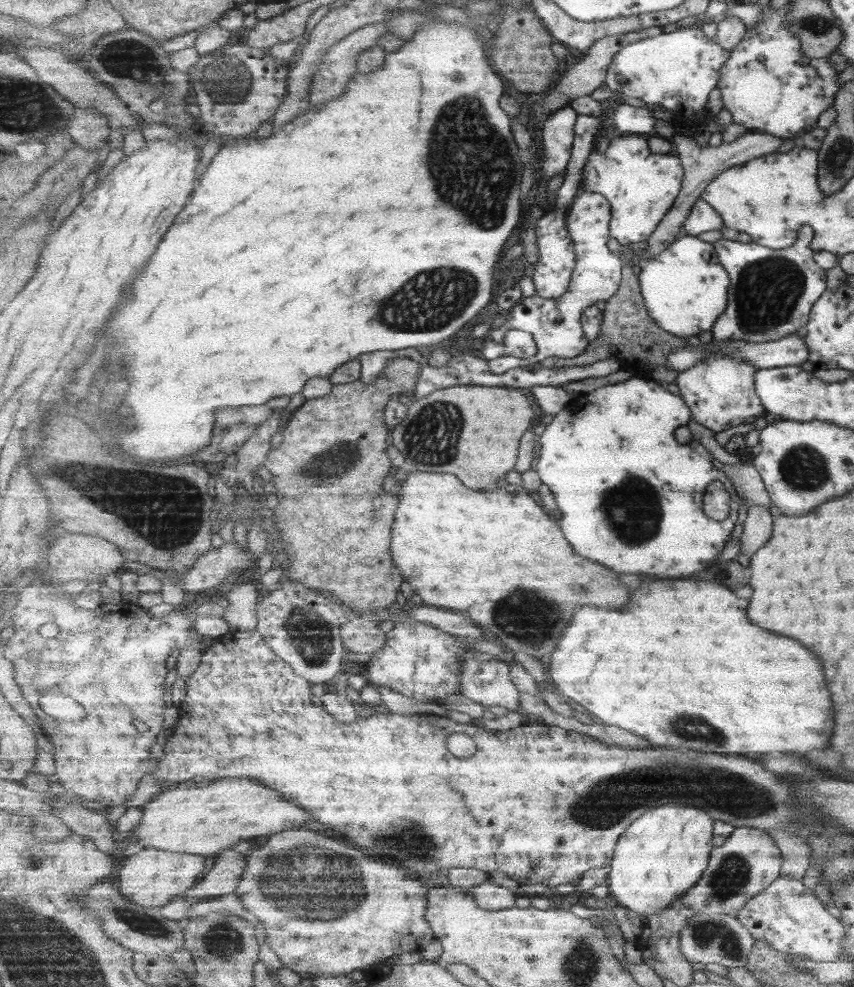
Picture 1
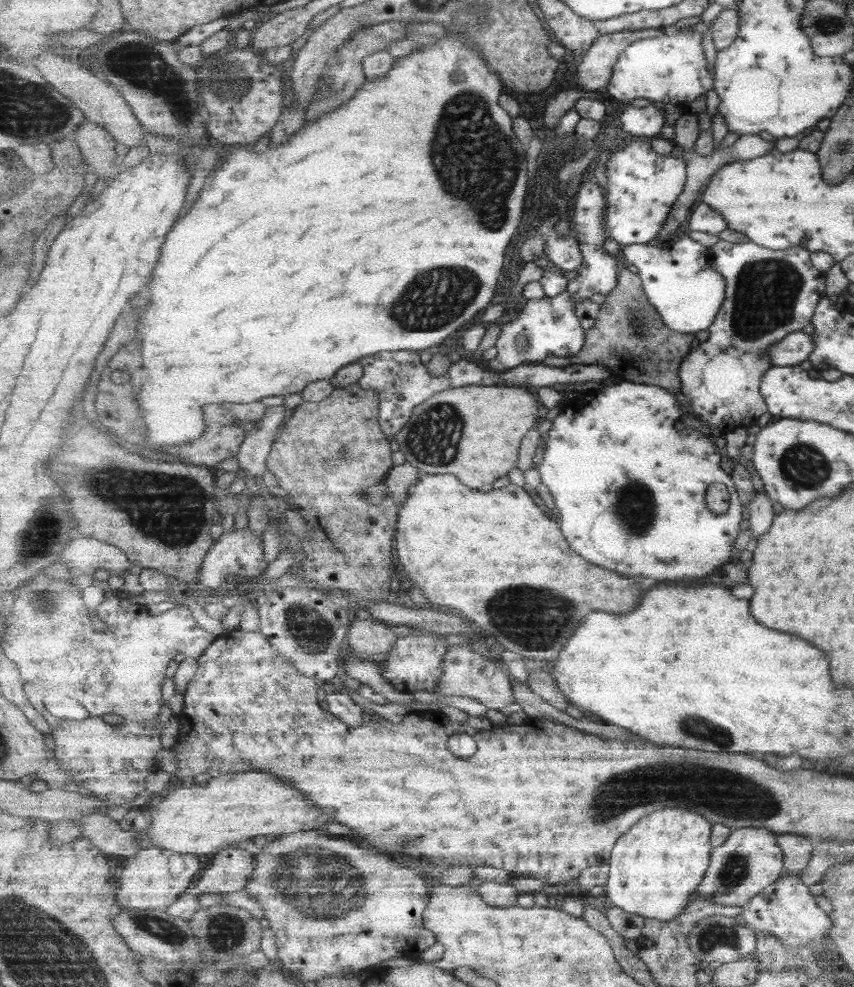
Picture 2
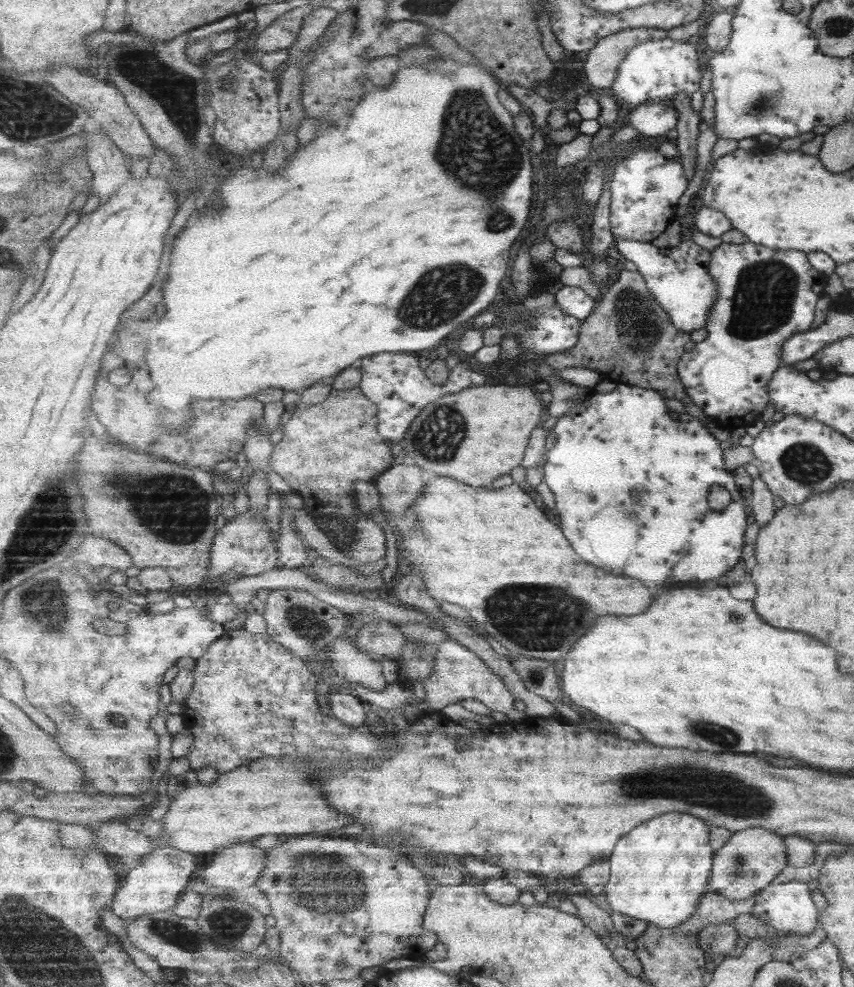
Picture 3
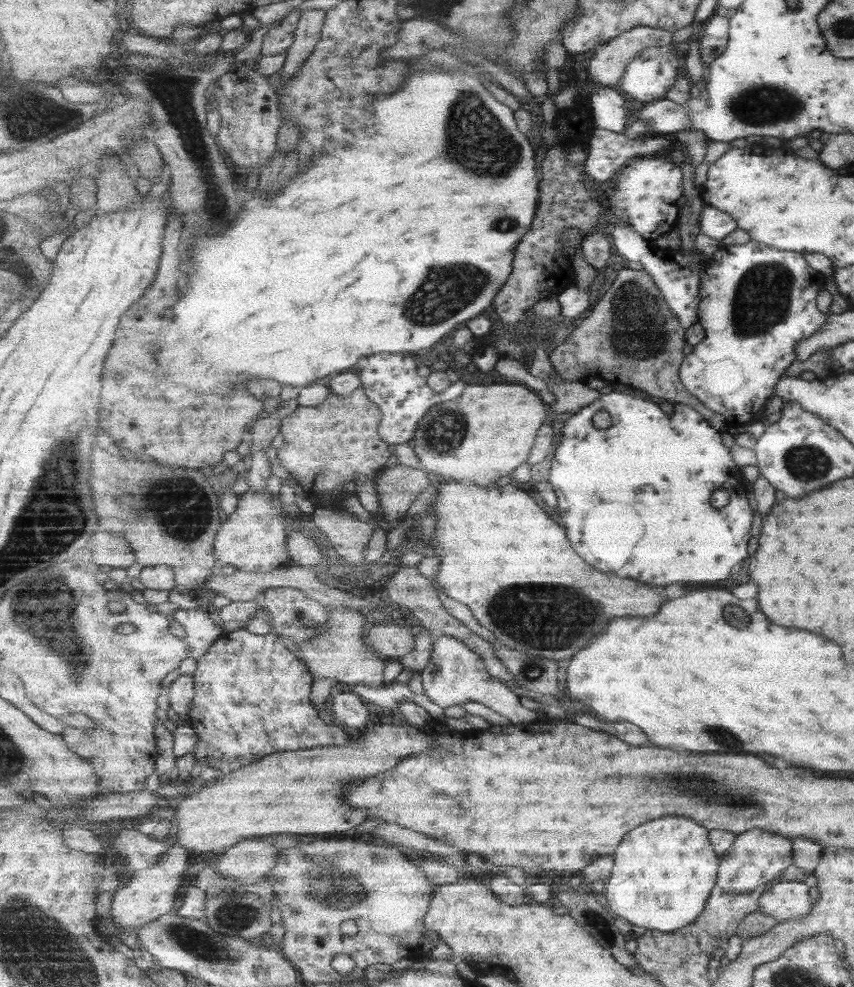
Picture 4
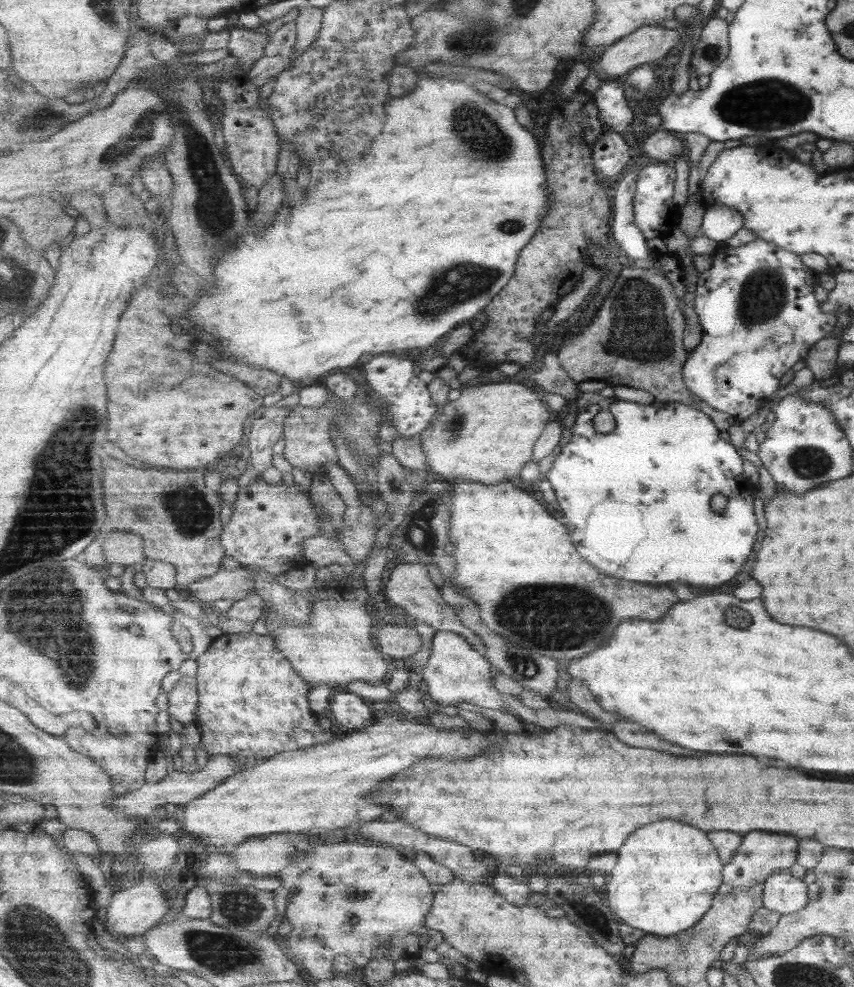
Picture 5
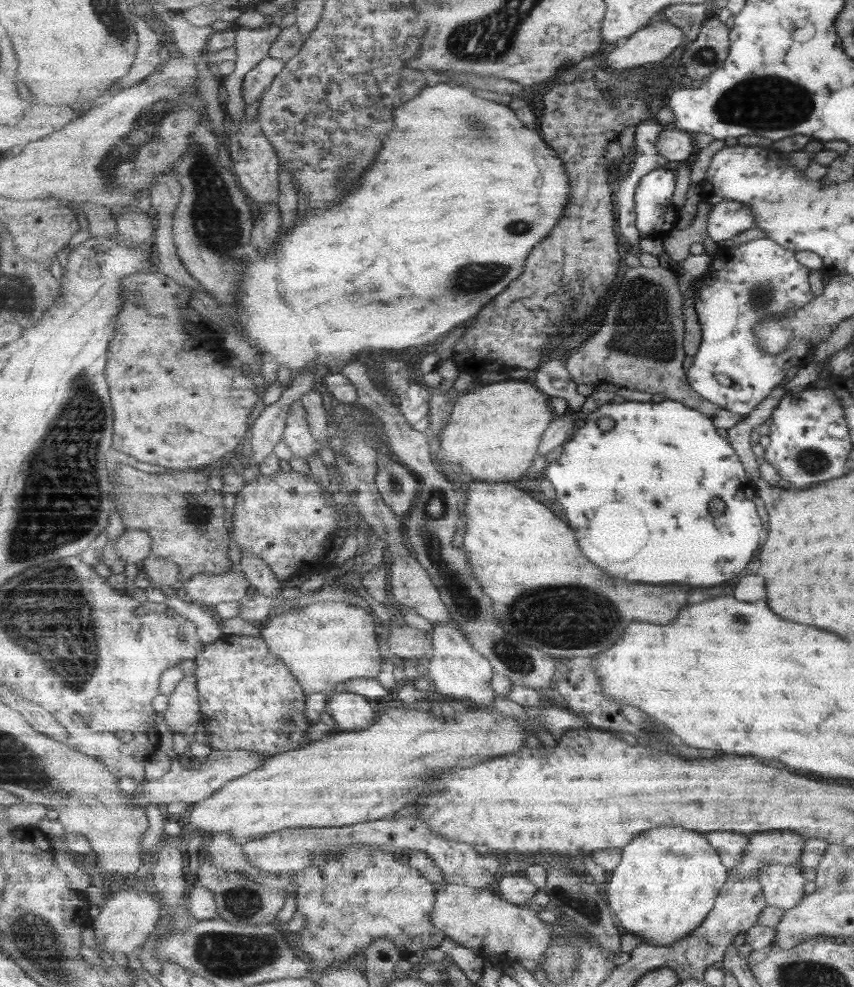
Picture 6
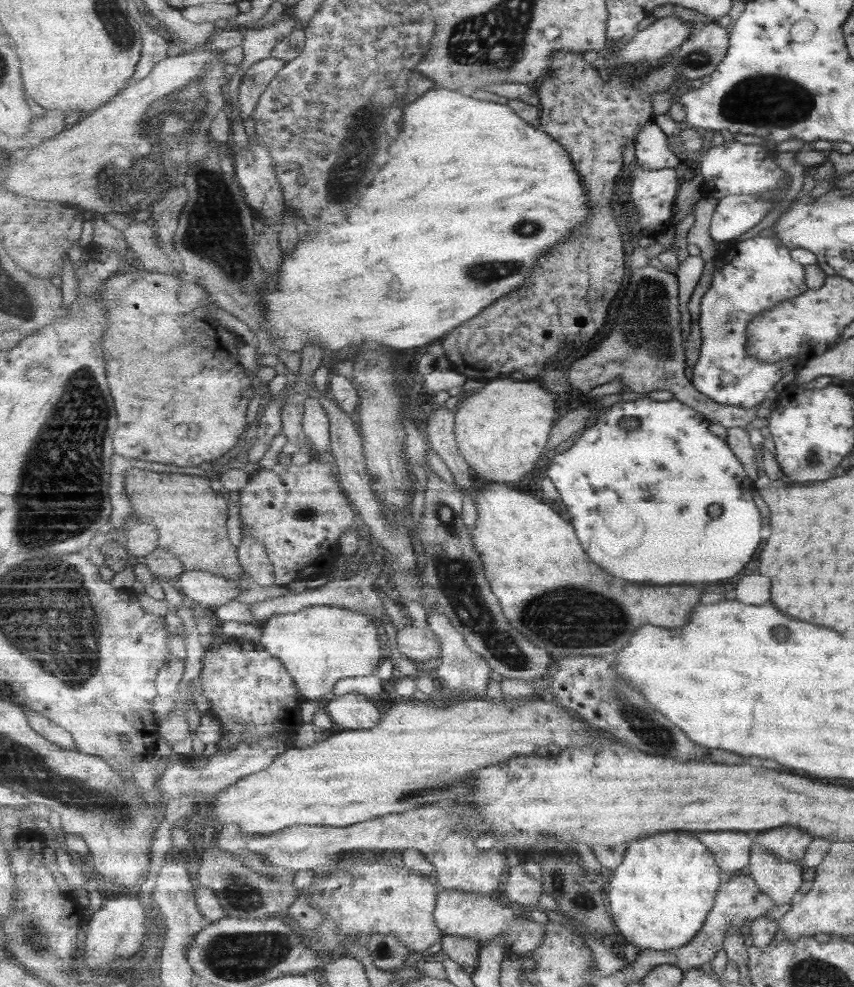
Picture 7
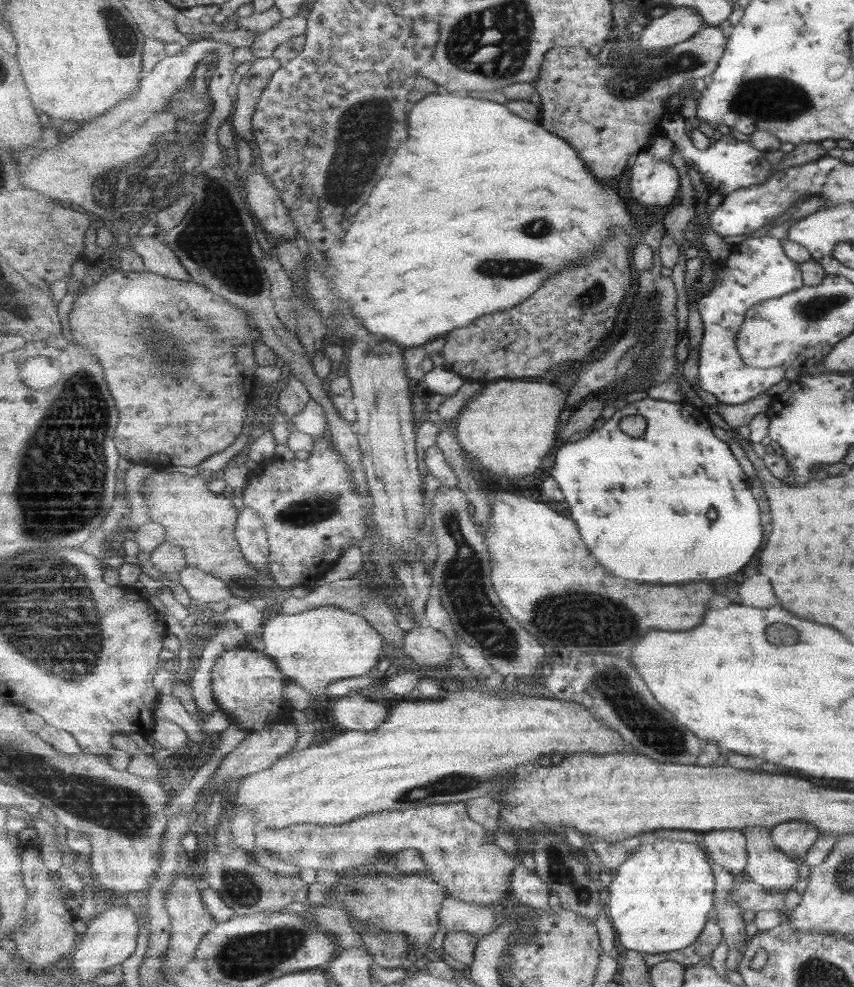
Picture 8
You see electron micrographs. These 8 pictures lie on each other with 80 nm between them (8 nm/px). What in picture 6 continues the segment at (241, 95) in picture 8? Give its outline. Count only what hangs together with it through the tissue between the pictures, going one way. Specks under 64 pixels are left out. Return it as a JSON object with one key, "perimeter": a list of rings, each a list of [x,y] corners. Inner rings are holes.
{"perimeter":[[[267,56],[265,60],[246,73],[242,86],[242,98],[245,100],[245,105],[255,104],[275,82],[276,76],[285,65],[286,62],[283,60]]]}

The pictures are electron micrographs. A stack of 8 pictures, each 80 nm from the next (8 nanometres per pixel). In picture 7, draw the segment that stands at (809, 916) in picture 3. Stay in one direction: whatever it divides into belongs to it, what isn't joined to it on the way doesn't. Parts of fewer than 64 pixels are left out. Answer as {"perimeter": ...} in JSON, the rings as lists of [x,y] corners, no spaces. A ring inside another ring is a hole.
{"perimeter":[[[754,838],[753,848],[751,848],[751,860],[748,866],[750,875],[753,877],[757,888],[759,888],[765,896],[768,896],[775,905],[791,906],[794,902],[793,896],[795,896],[795,892],[797,892],[797,888],[799,888],[799,885],[801,884],[801,872],[799,872],[799,868],[797,868],[797,866],[791,866],[791,863],[789,862],[781,862],[781,859],[771,856],[771,854],[765,852],[759,845],[759,843],[755,843]]]}

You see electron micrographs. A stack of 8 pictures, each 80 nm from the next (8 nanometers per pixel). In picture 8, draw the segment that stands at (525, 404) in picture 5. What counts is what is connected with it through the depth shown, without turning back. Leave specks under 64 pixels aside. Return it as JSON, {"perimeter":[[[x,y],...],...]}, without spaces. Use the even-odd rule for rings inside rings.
{"perimeter":[[[499,379],[488,383],[480,392],[468,400],[457,414],[458,438],[464,450],[475,457],[482,467],[490,470],[504,484],[517,476],[533,474],[558,437],[561,428],[559,418],[567,404],[567,389],[551,383],[531,382],[524,379]]]}

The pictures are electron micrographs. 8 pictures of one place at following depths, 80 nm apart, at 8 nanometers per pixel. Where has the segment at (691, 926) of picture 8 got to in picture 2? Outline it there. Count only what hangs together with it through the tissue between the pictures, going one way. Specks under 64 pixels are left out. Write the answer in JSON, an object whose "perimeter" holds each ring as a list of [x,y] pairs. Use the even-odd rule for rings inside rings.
{"perimeter":[[[665,808],[641,820],[615,846],[605,896],[631,914],[672,922],[695,898],[712,862],[712,826],[702,814]]]}

